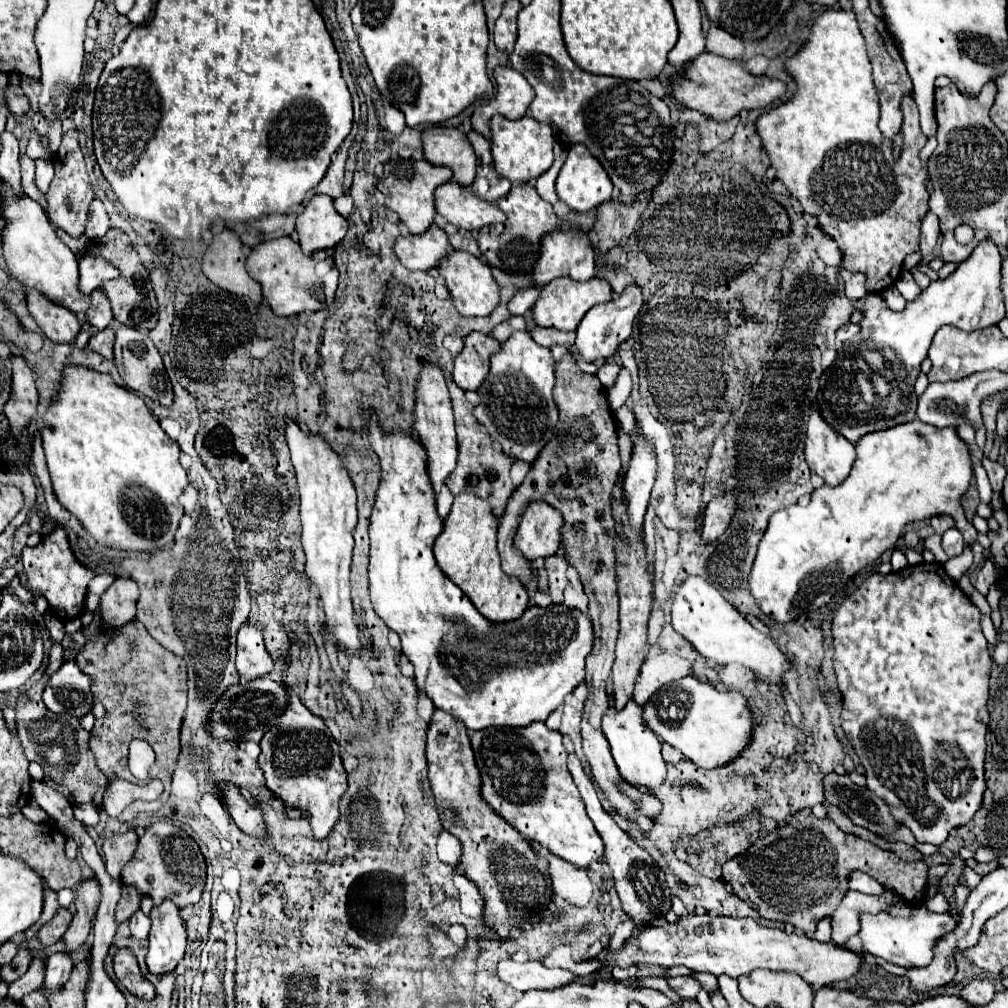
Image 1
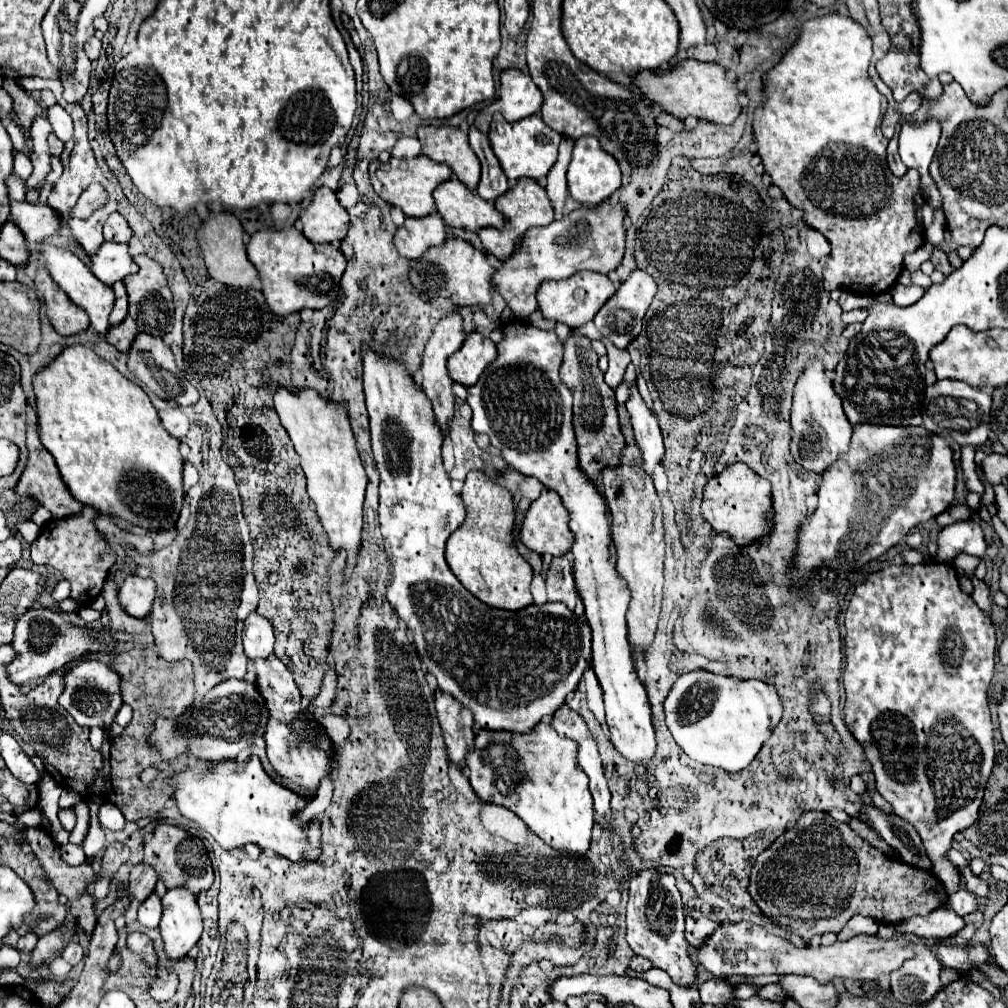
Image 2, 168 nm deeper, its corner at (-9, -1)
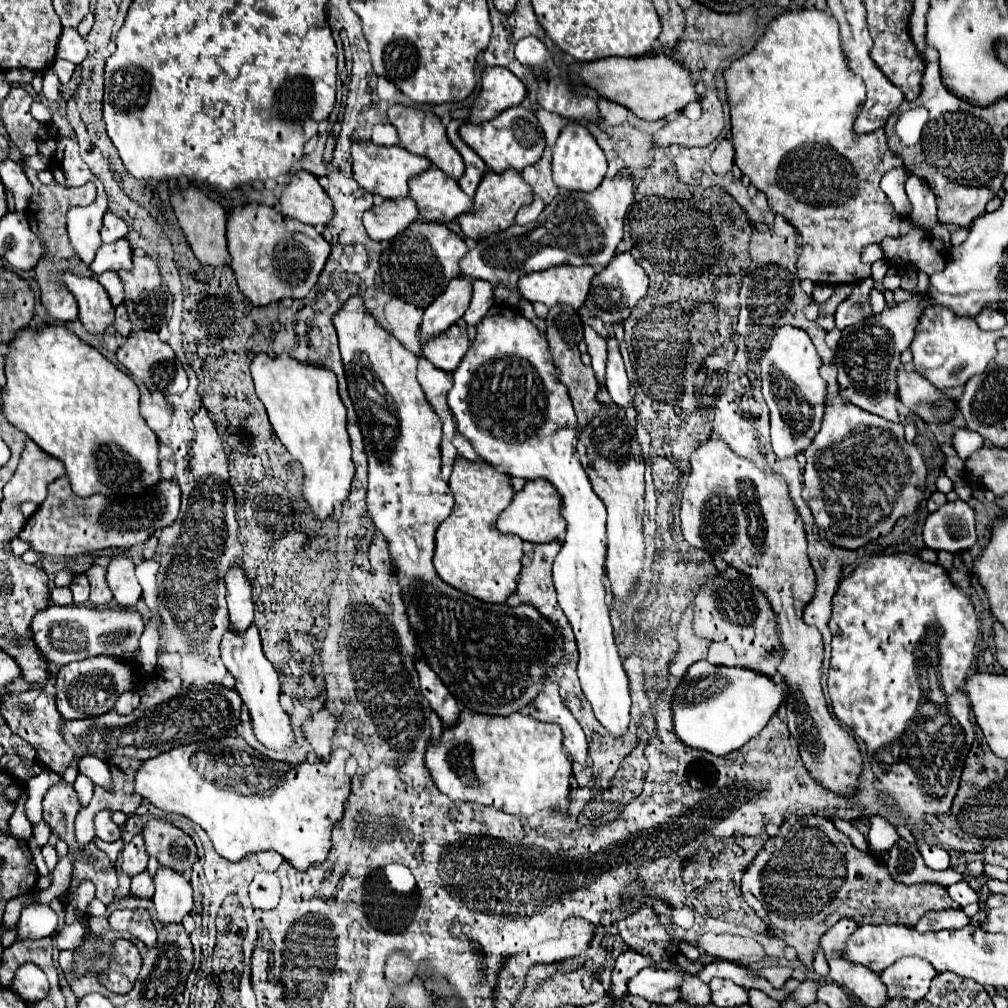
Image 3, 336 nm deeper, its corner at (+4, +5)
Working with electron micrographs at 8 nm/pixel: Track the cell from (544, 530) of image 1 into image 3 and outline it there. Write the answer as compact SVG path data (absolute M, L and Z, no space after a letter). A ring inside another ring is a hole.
M536 479L536 481L528 481L524 485L524 489L520 493L514 495L512 503L506 507L506 511L502 511L502 515L498 517L498 531L500 533L512 533L518 535L522 541L540 545L540 543L552 543L558 541L562 537L562 533L566 531L566 521L560 517L560 495L556 493L554 485L550 485L548 481Z

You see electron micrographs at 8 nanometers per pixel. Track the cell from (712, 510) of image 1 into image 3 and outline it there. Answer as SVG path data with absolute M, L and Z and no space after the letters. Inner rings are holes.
M722 439L702 443L690 457L690 477L684 487L680 519L684 539L742 571L768 595L778 617L784 657L778 673L788 685L786 717L790 735L798 741L800 757L814 779L840 795L852 795L862 757L854 737L832 719L820 687L822 635L804 625L802 611L816 591L816 575L806 555L806 533L788 497L786 481L760 471L748 459L734 455Z

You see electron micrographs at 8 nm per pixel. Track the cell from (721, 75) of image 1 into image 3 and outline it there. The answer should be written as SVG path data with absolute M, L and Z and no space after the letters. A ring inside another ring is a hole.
M644 55L636 59L608 57L592 63L572 65L570 71L576 71L600 97L628 107L644 121L660 121L666 115L680 113L688 103L698 101L700 97L692 79L692 71L668 55Z

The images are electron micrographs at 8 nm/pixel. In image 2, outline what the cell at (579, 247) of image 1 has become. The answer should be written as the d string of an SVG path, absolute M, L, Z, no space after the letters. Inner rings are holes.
M609 199L597 207L579 207L547 227L531 227L521 245L493 273L491 283L503 295L517 319L527 319L537 309L535 291L545 279L567 279L577 271L607 275L617 269L625 253L625 207Z

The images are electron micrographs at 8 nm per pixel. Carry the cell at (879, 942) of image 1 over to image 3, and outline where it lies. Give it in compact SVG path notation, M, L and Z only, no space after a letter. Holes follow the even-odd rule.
M902 957L898 963L884 969L880 973L880 979L886 985L890 999L896 999L896 997L922 999L928 993L928 987L934 975L936 971L928 961Z

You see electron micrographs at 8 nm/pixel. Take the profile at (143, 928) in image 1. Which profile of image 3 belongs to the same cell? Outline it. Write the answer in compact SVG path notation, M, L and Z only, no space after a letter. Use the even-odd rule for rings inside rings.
M142 871L132 879L130 893L134 899L152 899L154 883L152 883L152 877L148 875L148 871Z

